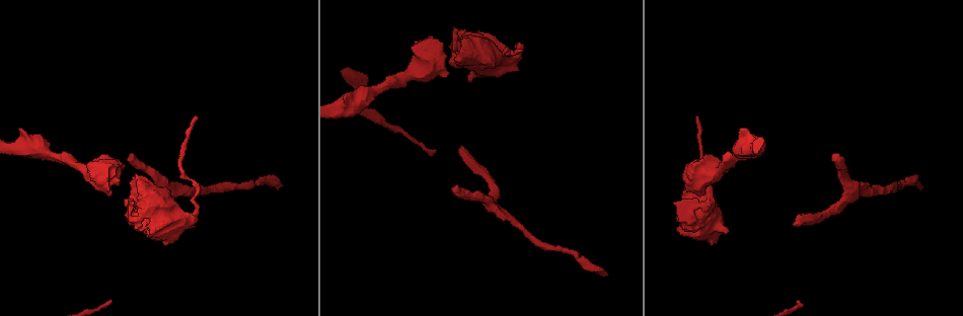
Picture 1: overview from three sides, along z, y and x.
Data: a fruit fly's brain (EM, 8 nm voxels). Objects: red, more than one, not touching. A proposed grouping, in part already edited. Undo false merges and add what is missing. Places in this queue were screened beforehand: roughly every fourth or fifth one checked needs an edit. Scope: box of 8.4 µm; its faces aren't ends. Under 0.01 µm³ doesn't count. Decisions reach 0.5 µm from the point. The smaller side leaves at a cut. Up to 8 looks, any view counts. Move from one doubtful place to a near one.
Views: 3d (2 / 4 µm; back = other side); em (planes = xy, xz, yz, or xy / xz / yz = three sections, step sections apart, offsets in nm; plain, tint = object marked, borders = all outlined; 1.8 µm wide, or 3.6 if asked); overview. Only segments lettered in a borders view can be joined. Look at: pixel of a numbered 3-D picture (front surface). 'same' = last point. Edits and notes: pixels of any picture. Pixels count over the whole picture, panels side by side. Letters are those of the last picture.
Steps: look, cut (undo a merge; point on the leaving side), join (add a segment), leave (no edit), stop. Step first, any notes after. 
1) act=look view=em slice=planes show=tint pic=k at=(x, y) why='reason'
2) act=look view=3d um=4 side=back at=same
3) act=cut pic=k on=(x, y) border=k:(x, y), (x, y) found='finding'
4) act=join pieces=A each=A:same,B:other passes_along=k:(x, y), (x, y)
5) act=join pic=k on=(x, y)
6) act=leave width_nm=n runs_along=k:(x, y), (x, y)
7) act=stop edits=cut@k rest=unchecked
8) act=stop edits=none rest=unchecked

act=look view=em slice=planes show=borders pic=1 at=(456, 189)

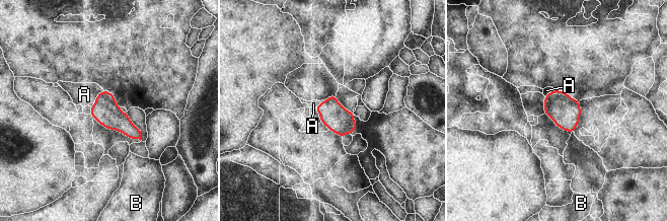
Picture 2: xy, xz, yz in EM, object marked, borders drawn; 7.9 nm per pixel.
act=join pieces=A each=A:same,B:other found='the neuron continues'

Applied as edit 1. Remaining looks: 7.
act=look view=em slice=planes show=borders pic=1 at=(796, 225) why='branch stops here'

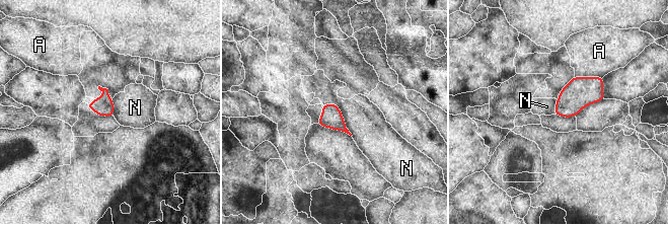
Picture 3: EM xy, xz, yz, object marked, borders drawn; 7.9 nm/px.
act=leave each=A:other,N:other border=3:(322, 103), (338, 106), (353, 136) found='none of them fits'

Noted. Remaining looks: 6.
act=stop edits=join@2 rest=unchecked

